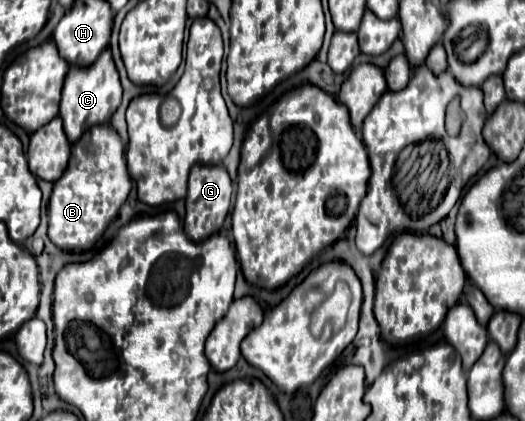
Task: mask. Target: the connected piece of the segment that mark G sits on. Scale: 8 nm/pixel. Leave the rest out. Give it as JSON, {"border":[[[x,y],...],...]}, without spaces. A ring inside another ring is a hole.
{"border":[[[195,165],[189,175],[189,193],[187,193],[187,215],[185,215],[185,233],[193,241],[203,241],[209,235],[217,233],[229,213],[233,195],[233,183],[223,165]]]}

